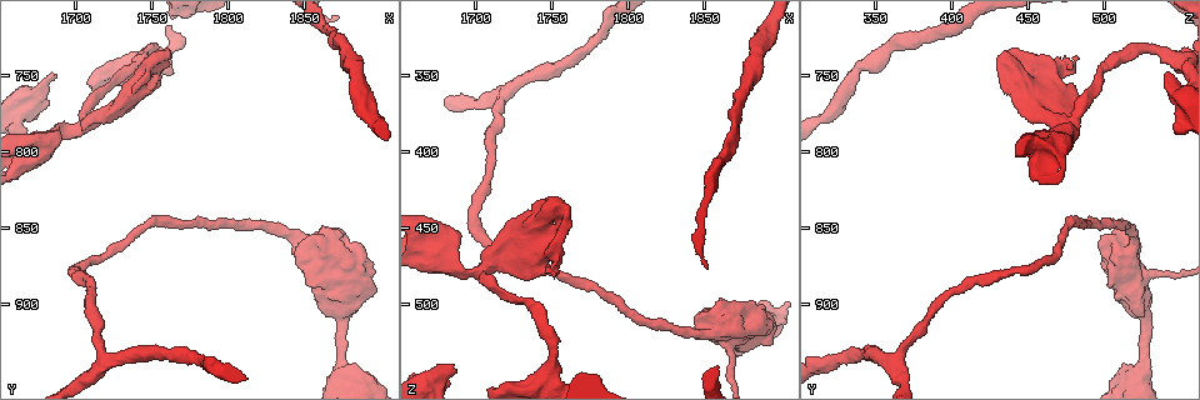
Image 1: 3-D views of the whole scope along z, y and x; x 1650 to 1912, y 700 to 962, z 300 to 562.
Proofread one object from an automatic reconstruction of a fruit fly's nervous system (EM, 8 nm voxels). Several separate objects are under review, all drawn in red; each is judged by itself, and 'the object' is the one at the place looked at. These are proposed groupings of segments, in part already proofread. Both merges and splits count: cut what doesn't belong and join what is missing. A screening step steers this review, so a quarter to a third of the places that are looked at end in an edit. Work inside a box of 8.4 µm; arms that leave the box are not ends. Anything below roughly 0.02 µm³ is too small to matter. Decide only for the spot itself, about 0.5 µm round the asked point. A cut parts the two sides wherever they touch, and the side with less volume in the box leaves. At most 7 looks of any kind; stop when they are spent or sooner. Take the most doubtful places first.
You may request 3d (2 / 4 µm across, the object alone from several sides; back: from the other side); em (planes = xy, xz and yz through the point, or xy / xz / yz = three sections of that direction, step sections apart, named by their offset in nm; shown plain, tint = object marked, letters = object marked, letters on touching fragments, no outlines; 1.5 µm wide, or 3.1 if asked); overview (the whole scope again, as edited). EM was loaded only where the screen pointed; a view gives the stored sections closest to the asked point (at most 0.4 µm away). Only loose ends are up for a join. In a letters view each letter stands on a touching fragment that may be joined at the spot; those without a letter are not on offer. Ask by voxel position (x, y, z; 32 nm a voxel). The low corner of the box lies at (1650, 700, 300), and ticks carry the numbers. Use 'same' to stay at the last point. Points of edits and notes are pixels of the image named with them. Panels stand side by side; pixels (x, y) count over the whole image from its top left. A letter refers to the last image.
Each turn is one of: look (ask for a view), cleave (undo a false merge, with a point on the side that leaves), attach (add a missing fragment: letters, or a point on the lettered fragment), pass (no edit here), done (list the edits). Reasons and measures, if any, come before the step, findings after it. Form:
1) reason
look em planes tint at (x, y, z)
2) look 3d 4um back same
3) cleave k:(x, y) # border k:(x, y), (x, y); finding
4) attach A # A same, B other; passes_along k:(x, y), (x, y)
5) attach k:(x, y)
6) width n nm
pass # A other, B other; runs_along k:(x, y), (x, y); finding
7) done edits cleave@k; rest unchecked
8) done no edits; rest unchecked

branch stops here
look 3d 2um at (1686, 750, 540)

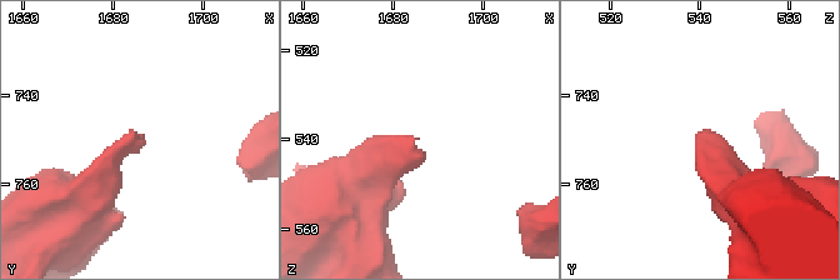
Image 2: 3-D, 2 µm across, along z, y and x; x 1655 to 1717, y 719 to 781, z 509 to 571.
look em planes plain at (1686, 748, 539)

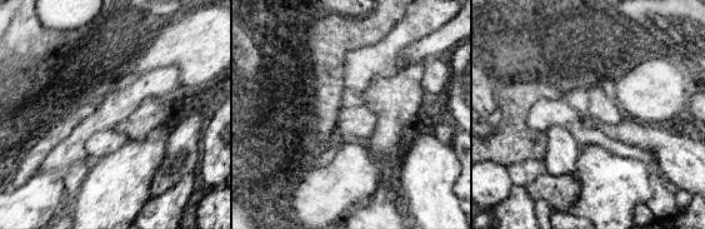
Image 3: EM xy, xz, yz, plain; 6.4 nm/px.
what lies round it
look em planes letters same

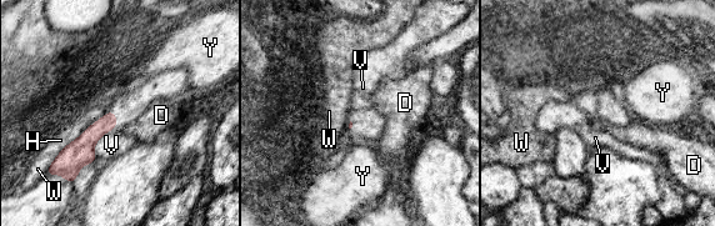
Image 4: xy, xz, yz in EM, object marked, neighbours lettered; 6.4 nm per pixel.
pass # D other, H other, V other, W other, Y other; border 4:(101, 135), (94, 145); no lettered fragment goes on from it

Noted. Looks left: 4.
a fork
look em xz step 4 letters at (1704, 782, 476)

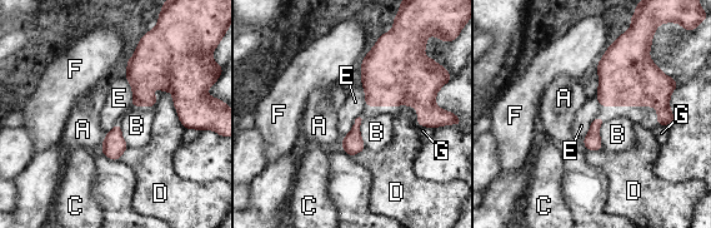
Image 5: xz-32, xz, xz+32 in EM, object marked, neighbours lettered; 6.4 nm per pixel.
pass # A other, B other, C other, D other, E other, F other, G other; border 5:(108, 133), (99, 149); continuous, no second cell

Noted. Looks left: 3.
look 3d 2um at (1760, 734, 442)

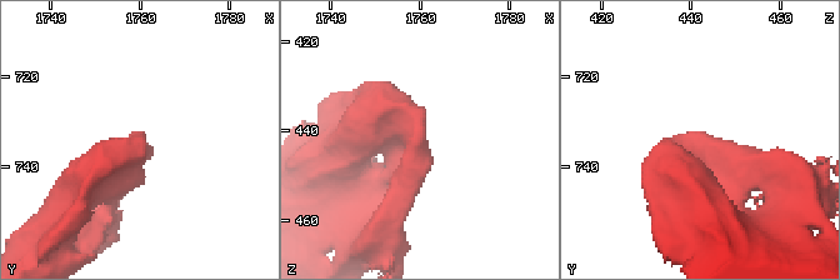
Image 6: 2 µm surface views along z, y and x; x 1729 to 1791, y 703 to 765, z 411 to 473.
look em xy step 8 letters at (1760, 732, 443)

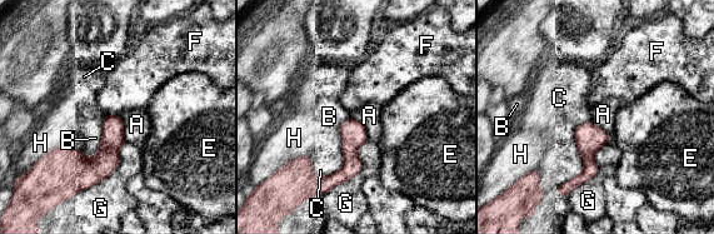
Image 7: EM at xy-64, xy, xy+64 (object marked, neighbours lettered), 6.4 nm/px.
pass # A other, B other, C other, E other, F other, G other, H other; runs_along 7:(115, 118), (109, 152), (80, 180); none of them fits

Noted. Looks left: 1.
done no edits; rest unchecked

